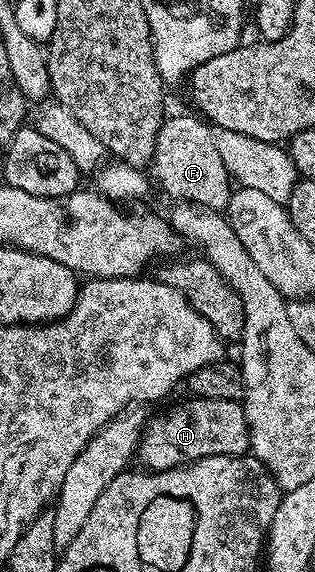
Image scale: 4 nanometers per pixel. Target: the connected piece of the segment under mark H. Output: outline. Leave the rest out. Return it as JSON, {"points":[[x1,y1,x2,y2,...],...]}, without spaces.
{"points":[[191,397,190,402,182,402,171,408,167,414,154,418,145,423,142,438,138,441,136,458,147,471,171,470,177,466,187,466,190,462,204,460,208,456,232,456,233,458,245,455,250,449,250,429,246,413,241,401,208,400,207,398]]}

